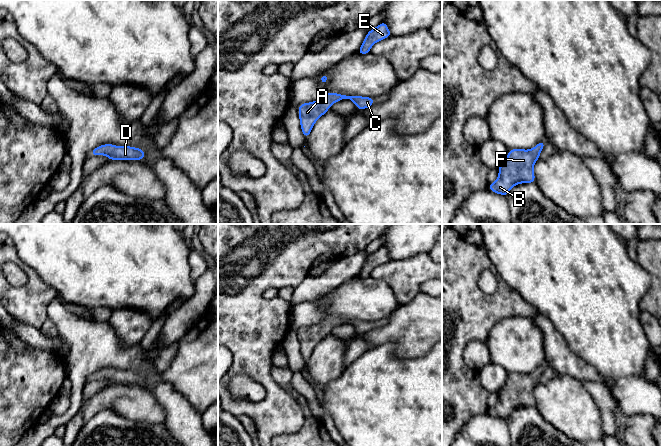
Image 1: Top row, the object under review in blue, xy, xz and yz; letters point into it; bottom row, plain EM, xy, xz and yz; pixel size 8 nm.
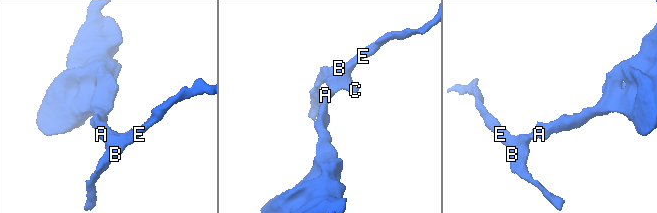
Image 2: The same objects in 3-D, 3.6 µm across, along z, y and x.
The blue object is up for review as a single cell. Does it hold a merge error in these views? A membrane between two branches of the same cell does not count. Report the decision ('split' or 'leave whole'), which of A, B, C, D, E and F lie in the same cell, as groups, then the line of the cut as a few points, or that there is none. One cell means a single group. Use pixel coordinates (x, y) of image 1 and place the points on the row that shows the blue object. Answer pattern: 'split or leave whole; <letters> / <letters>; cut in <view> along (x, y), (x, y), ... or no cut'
leave whole; A B C D E F; no cut

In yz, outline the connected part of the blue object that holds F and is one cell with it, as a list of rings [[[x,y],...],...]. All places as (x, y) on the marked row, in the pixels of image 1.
[[[541,141],[529,150],[510,149],[507,158],[497,168],[497,180],[488,185],[490,191],[506,196],[517,184],[535,182],[533,167],[545,144]]]

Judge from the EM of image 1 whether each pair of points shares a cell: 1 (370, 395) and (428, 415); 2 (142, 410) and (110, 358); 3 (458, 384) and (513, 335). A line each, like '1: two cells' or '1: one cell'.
1: one cell
2: two cells
3: two cells

